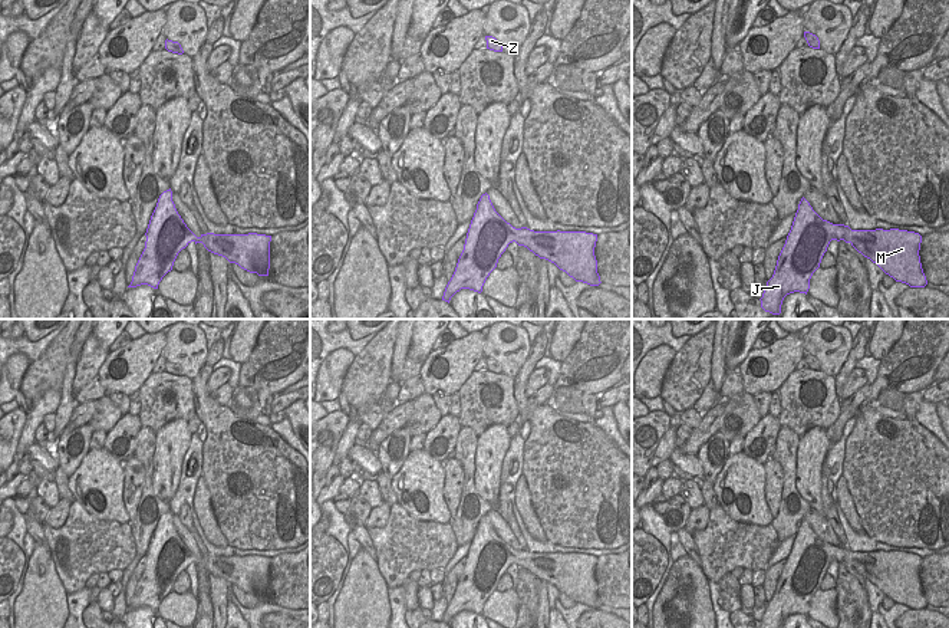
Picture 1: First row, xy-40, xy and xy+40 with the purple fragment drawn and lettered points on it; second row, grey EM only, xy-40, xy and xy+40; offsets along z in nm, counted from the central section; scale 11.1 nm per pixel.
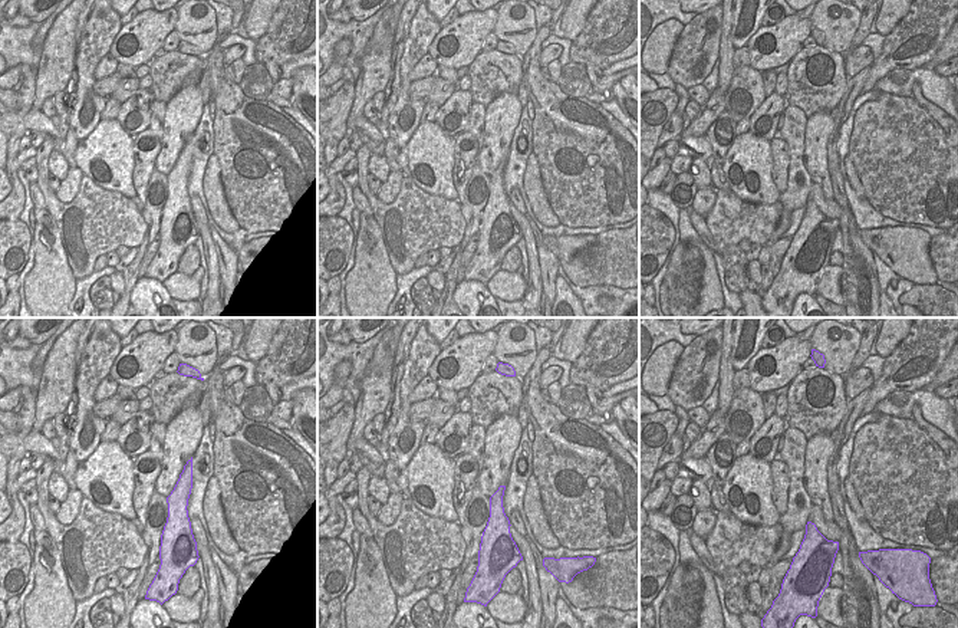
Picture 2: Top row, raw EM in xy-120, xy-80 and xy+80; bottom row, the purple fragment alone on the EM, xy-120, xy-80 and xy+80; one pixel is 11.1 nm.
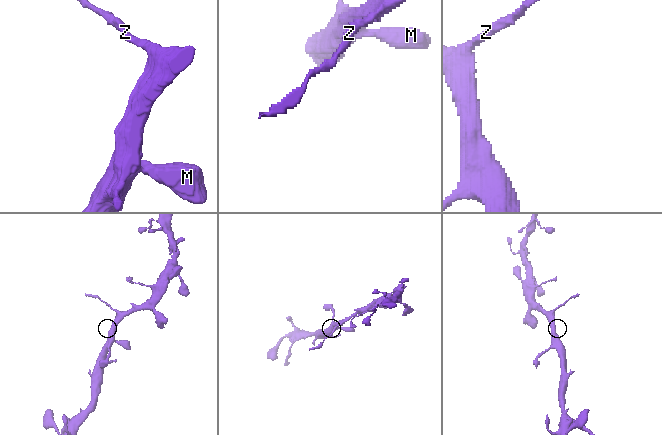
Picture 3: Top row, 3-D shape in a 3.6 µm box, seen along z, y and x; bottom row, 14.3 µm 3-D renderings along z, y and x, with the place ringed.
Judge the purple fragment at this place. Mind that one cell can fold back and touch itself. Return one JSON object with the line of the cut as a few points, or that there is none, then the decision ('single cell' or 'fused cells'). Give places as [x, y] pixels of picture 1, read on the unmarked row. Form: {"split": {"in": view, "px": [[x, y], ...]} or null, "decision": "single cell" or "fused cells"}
{"split": null, "decision": "single cell"}

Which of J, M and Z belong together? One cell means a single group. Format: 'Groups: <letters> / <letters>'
Groups: J M Z

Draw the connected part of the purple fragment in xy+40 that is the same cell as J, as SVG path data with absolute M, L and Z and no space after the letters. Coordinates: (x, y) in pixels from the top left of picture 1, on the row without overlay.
M803 519L772 599L767 604L761 628L781 628L787 617L810 611L810 601L820 589L831 562L844 562L876 585L896 604L925 609L920 585L922 558L899 550L851 552L844 546L823 542Z

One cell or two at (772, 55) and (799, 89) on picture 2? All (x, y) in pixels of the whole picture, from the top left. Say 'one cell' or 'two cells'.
two cells

